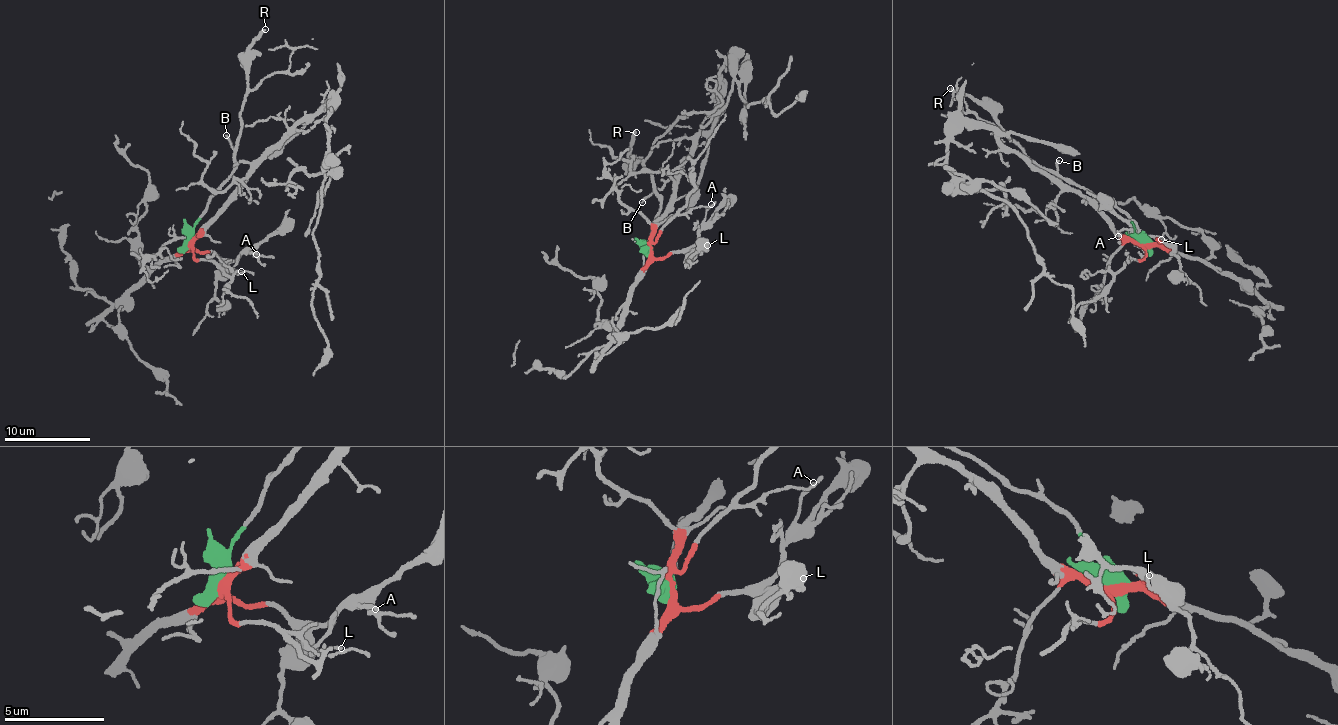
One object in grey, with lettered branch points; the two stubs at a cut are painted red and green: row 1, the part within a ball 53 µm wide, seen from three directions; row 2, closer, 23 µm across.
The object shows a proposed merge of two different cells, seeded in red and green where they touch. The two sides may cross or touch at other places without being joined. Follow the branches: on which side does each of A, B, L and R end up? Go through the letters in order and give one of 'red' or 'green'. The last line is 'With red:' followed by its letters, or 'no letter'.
A: red
B: green
L: red
R: green
With red: A, L

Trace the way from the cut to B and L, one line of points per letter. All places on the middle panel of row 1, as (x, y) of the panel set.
B: (648, 249), (646, 244), (652, 241), (652, 222), (660, 207), (660, 197), (655, 192), (641, 202)
L: (648, 249), (655, 257), (666, 258), (707, 244)

